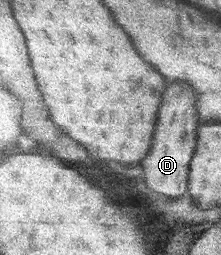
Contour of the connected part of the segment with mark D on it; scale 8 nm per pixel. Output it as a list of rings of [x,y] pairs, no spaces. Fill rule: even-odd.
[[[171,84],[167,88],[167,94],[163,98],[163,110],[159,110],[159,126],[157,126],[150,153],[141,162],[146,186],[149,186],[149,189],[157,194],[165,194],[167,198],[179,198],[189,194],[190,164],[195,156],[198,145],[198,129],[201,126],[198,118],[198,96],[196,94],[193,86]]]

